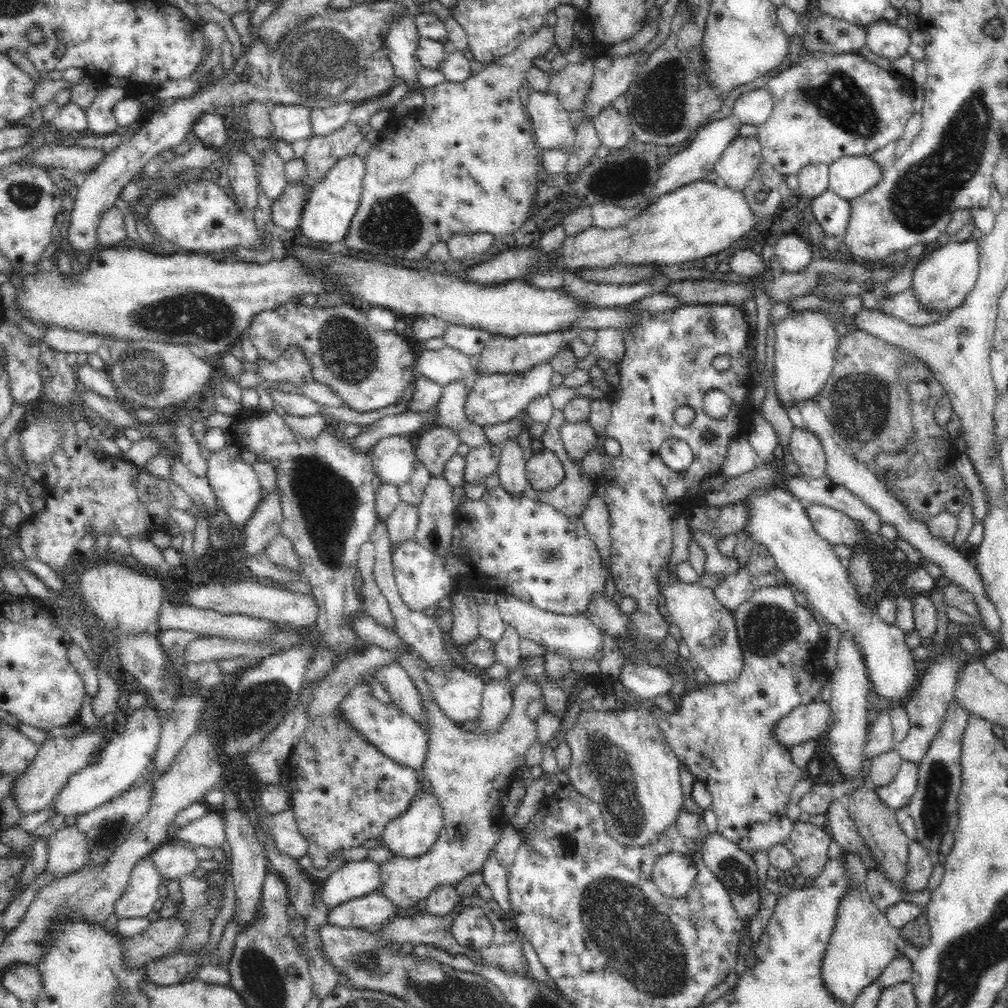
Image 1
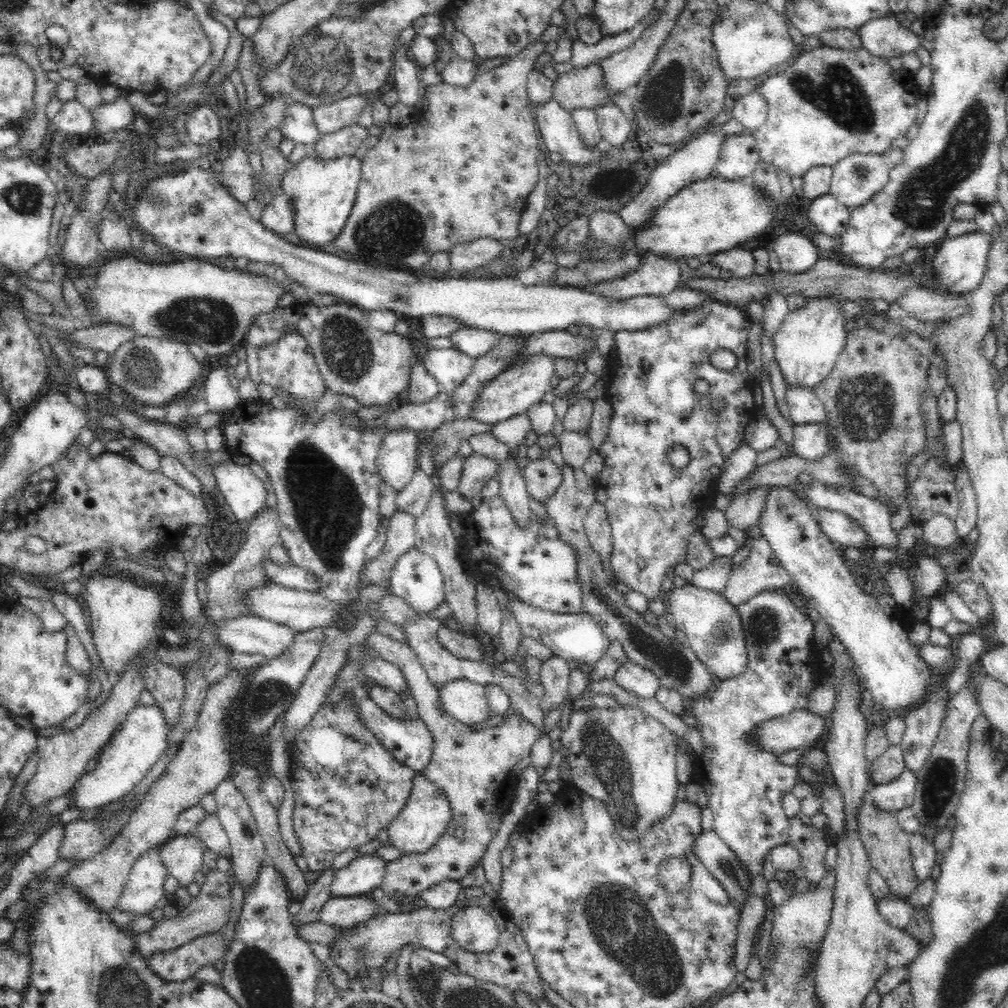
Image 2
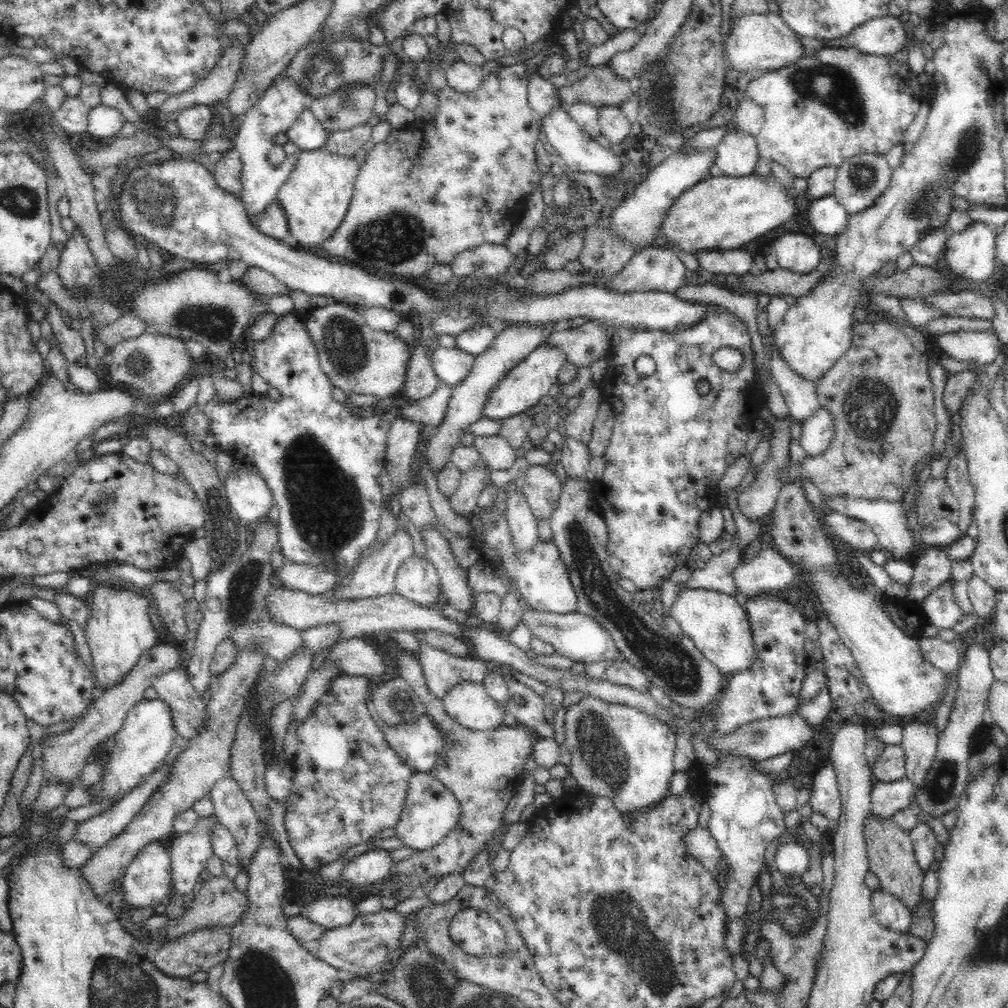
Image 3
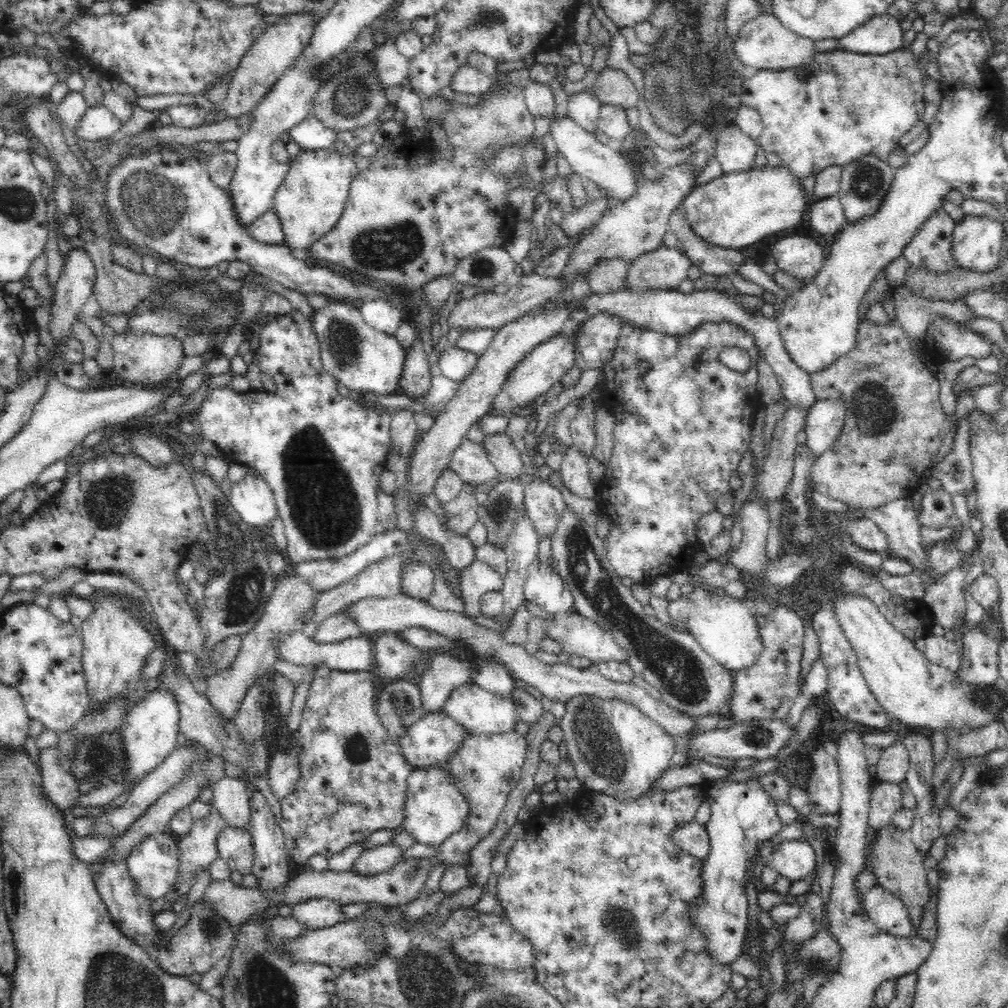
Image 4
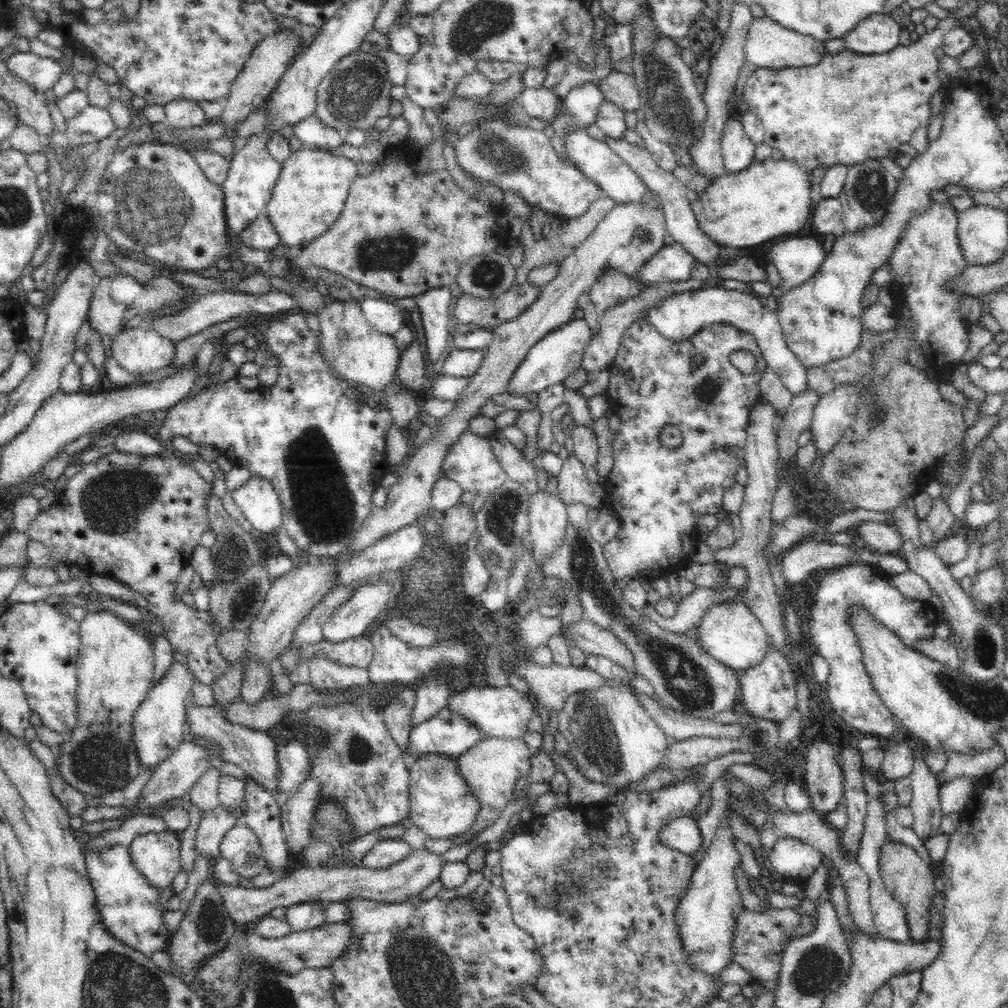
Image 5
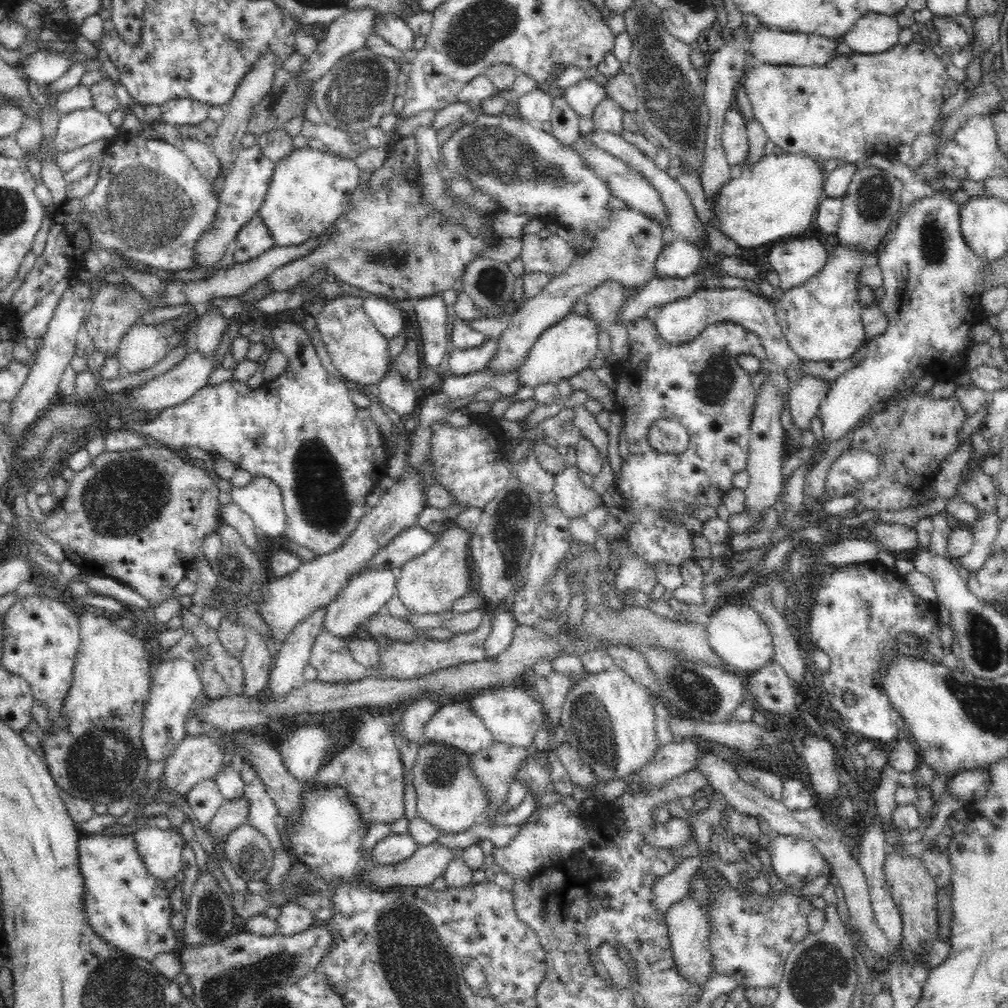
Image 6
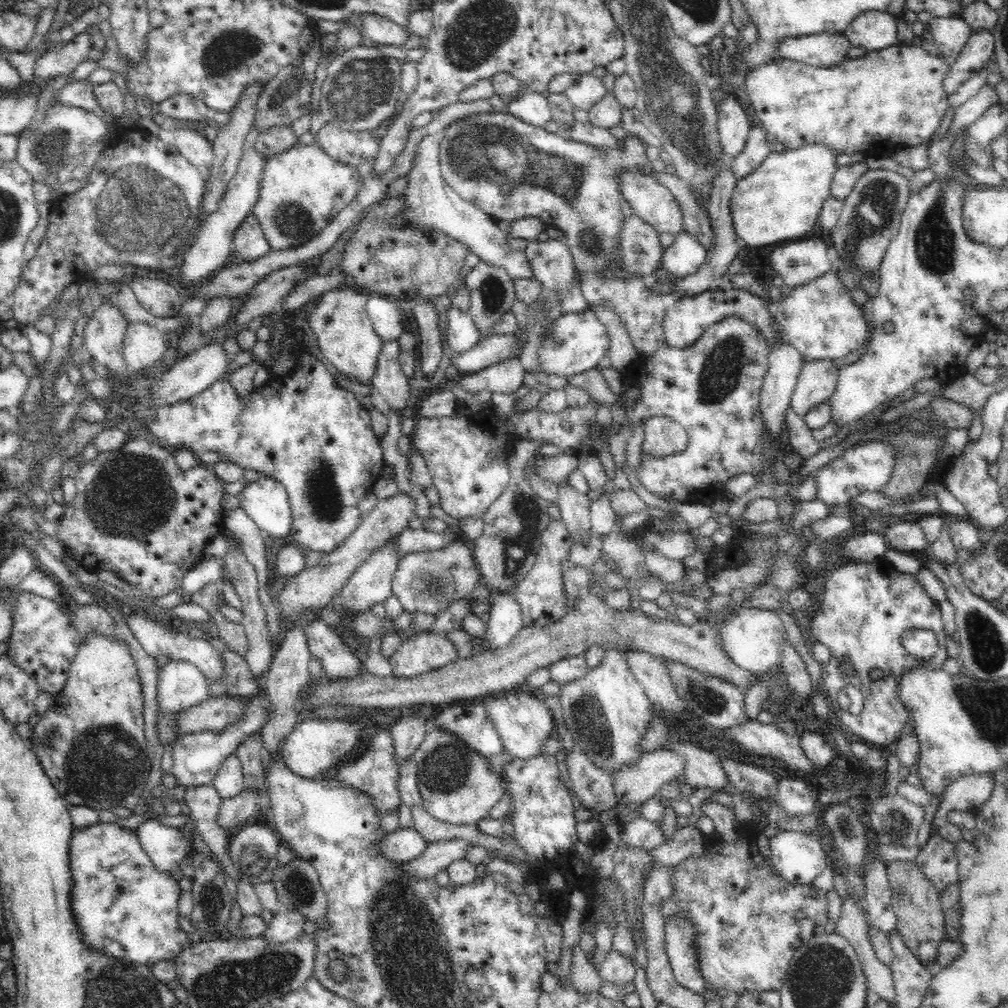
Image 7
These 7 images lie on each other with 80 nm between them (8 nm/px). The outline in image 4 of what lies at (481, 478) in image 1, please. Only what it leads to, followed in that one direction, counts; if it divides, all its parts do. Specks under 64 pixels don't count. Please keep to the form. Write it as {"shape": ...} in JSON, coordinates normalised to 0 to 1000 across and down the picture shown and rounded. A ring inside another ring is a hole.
{"shape":[[[460,482],[460,486],[450,498],[439,502],[441,524],[458,533],[463,533],[470,520],[475,517],[473,508],[475,501],[470,484],[471,482]]]}

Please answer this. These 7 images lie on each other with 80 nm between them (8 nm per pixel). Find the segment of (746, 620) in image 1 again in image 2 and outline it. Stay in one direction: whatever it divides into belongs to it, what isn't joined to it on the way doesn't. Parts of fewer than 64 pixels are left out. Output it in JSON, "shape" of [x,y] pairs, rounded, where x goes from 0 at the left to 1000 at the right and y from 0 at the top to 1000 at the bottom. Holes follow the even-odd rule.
{"shape":[[[773,585],[754,587],[751,591],[731,601],[735,611],[742,650],[740,665],[732,671],[713,675],[703,691],[691,692],[685,697],[684,705],[692,712],[696,722],[696,732],[700,744],[696,748],[686,746],[688,758],[694,768],[695,781],[702,791],[700,800],[707,806],[707,824],[728,844],[736,860],[742,864],[744,875],[754,867],[758,849],[765,841],[782,836],[782,810],[774,797],[774,788],[786,784],[793,773],[789,760],[772,757],[771,748],[752,745],[752,741],[742,735],[740,727],[750,725],[754,718],[787,704],[798,703],[806,686],[802,667],[797,664],[802,645],[806,641],[806,617],[796,609],[780,588]]]}

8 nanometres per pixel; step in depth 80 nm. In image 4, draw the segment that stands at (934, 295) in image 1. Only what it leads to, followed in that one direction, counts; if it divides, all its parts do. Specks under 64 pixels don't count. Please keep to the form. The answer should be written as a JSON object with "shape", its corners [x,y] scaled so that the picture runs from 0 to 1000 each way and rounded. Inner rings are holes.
{"shape":[[[956,212],[945,228],[944,252],[949,264],[970,271],[986,269],[996,252],[997,236],[994,218]]]}

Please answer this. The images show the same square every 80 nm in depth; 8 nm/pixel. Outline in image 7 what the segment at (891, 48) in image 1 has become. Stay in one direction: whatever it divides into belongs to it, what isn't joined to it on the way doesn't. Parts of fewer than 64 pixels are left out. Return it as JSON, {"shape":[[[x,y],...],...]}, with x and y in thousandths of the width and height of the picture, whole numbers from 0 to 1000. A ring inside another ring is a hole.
{"shape":[[[861,10],[850,15],[835,34],[841,38],[845,47],[873,51],[891,43],[890,17],[871,10]]]}

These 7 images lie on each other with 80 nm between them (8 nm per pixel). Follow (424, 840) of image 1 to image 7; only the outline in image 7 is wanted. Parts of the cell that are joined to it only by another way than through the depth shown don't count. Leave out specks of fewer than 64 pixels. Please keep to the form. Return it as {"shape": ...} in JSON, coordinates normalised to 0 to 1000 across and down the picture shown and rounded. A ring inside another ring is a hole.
{"shape":[[[427,720],[421,729],[415,744],[410,748],[414,760],[414,777],[420,795],[419,800],[425,805],[427,810],[438,813],[438,815],[448,815],[448,817],[470,817],[478,812],[485,811],[485,806],[498,794],[501,787],[501,775],[498,769],[485,761],[483,751],[462,740],[452,729],[446,725],[437,723],[437,721]]]}

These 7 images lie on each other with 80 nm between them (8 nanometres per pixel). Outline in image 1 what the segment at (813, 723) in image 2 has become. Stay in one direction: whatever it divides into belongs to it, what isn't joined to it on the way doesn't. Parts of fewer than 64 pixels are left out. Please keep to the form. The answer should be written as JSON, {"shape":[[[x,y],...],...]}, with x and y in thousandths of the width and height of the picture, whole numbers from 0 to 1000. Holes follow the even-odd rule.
{"shape":[[[809,691],[806,696],[791,700],[774,712],[766,724],[766,731],[780,742],[813,734],[824,718],[823,706],[824,699]]]}

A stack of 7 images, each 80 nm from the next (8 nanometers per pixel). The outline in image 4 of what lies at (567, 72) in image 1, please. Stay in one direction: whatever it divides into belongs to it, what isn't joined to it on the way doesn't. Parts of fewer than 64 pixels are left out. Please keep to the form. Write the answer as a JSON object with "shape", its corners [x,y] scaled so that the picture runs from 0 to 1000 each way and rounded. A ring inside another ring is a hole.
{"shape":[[[605,65],[594,71],[592,78],[587,84],[593,100],[599,103],[624,108],[632,105],[634,91],[629,81],[615,68]]]}

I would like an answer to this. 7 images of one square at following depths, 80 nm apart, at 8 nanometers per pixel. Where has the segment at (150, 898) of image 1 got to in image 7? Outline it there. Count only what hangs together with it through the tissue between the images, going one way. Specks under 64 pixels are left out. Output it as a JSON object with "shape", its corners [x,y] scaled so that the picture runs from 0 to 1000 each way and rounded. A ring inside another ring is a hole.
{"shape":[[[156,812],[145,813],[133,822],[151,857],[159,865],[171,867],[190,845],[190,832],[183,822],[165,819]]]}

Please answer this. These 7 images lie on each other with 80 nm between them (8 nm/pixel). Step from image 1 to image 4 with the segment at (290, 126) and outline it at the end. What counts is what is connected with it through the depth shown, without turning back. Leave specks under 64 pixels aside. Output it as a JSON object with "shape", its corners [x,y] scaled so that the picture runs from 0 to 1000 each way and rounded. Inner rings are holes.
{"shape":[[[312,112],[306,113],[304,119],[298,121],[298,123],[292,125],[287,129],[289,139],[295,141],[301,149],[315,149],[315,148],[329,148],[335,151],[332,147],[333,136],[335,131],[321,125],[321,123],[313,115]]]}

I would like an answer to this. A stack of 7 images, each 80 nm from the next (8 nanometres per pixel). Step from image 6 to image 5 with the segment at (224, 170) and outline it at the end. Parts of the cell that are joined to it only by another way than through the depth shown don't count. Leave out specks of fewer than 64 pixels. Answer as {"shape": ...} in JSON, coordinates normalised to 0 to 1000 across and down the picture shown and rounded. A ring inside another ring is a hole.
{"shape":[[[280,30],[278,34],[272,34],[268,38],[258,43],[258,46],[250,52],[250,56],[242,63],[241,68],[236,72],[235,78],[230,82],[228,93],[221,100],[221,113],[217,119],[222,124],[222,133],[218,137],[207,139],[203,143],[208,150],[216,152],[222,158],[230,159],[234,151],[231,146],[232,137],[235,135],[235,125],[253,111],[264,99],[268,92],[275,86],[280,73],[285,70],[284,63],[290,58],[292,52],[299,49],[297,41],[299,39],[288,30]]]}

